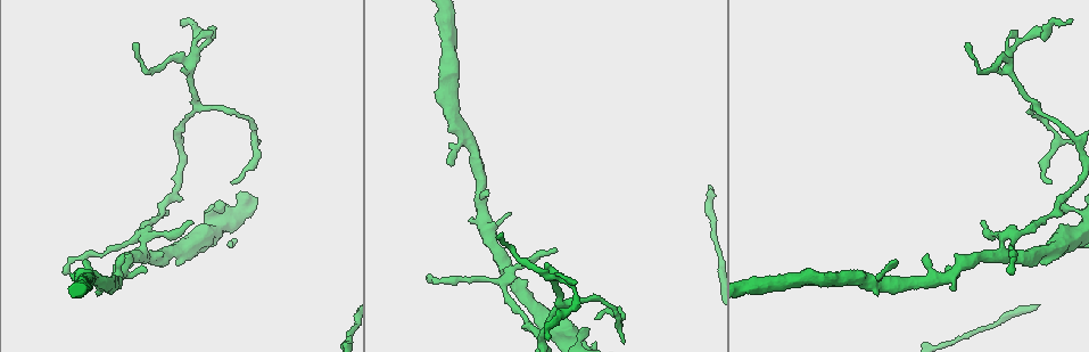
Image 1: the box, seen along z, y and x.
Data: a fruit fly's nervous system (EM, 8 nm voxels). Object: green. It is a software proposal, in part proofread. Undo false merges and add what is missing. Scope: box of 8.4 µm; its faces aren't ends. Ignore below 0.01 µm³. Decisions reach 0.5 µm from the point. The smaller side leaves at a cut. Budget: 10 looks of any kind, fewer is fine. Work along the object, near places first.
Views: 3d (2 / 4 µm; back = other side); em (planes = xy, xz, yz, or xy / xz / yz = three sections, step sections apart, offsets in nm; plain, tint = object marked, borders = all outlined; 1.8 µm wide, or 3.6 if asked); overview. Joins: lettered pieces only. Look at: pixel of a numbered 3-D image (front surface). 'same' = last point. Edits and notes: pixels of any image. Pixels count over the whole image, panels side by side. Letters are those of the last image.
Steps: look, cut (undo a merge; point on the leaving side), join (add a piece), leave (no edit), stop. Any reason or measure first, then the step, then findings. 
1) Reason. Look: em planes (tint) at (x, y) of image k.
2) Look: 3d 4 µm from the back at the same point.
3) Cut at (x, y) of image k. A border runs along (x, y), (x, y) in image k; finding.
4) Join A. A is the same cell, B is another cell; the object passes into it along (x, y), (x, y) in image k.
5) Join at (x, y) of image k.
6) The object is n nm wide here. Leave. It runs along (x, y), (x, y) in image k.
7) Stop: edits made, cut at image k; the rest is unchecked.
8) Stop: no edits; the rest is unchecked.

Branch stops here. Look: 3d 4 µm from the back at (508, 214) of image 1.

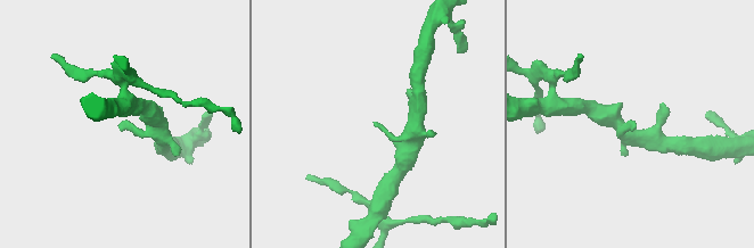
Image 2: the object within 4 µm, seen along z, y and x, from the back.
Need the tissue. Look: em planes (borders) at (119, 126) of image 2.

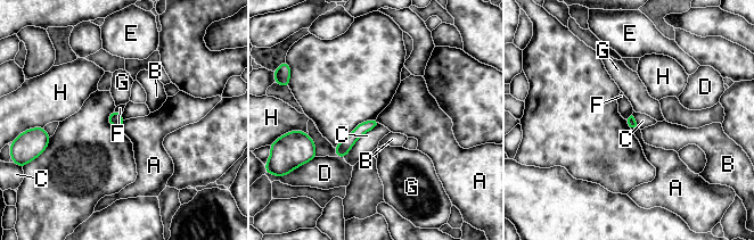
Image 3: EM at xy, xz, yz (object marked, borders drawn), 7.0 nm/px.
Leave. A, B, C, D, E, F, G and H are other cells; a border runs along (124, 121), (120, 127) in image 3; none of them fits.

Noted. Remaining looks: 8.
Free end. Look: 3d 2 µm at (191, 220) of image 1.

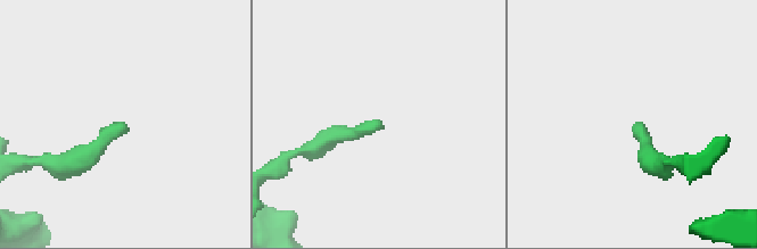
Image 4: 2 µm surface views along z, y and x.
Look: em planes (borders) at (635, 124) of image 4.

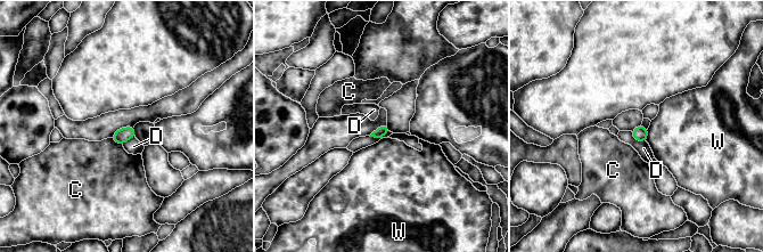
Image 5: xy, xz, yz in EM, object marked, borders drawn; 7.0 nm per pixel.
Leave. C, D and W are other cells; a border runs along (630, 131), (637, 140), (646, 143) in image 5; none of them fits.

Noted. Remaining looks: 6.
Free end. Look: 3d 2 µm at (1073, 20) of image 1.

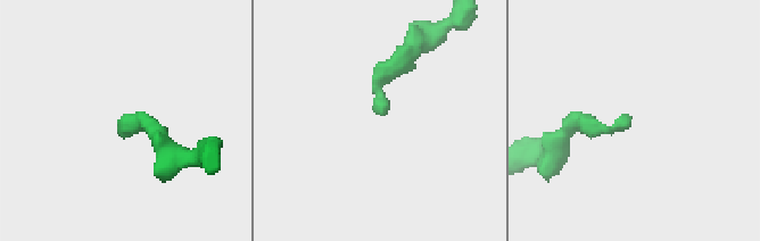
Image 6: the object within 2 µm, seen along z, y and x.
Now the EM. Look: em planes (tint) at (383, 113) of image 6.

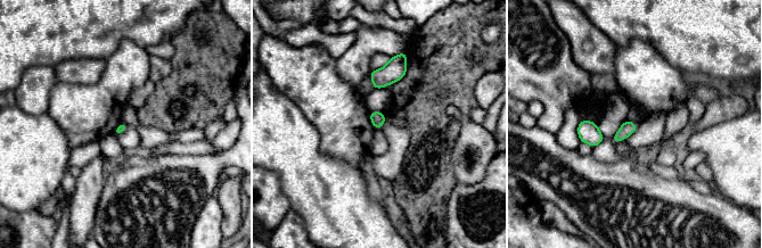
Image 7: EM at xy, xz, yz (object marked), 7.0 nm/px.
Look: em planes (borders) at the same point.

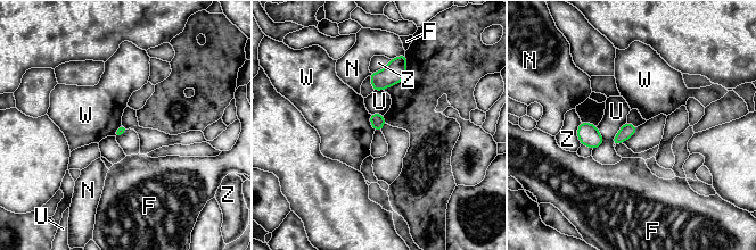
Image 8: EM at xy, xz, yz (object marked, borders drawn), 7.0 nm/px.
The longest contact is with U, 180 nm. Leave. F, N, U, W and Z are other cells; a border runs along (369, 114), (369, 123), (375, 130) in image 8; none of them fits.

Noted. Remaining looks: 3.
Tapers out. Look: 3d 4 µm at (1011, 273) of image 1.

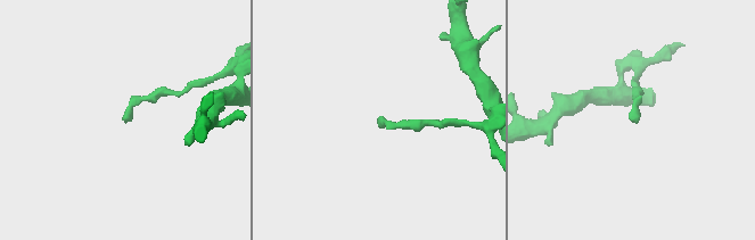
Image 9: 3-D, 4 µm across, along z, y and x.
Look: em planes (plain) at (123, 119) of image 9.

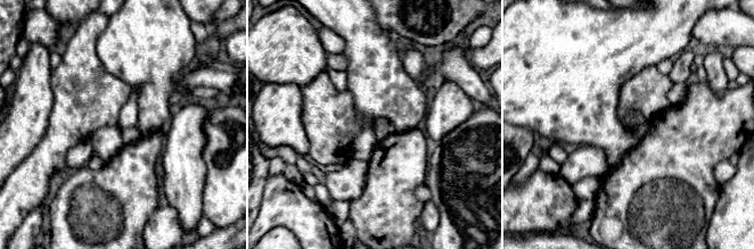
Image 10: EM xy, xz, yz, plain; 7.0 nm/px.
See the neighbours. Look: em planes (borders) at the same point.

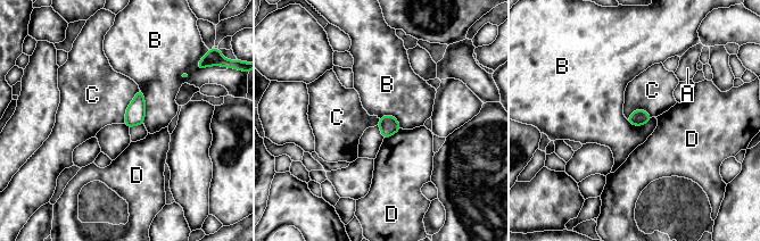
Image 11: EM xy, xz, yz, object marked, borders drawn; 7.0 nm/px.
Leave. A, B, C and D are other cells; no lettered piece goes on from it.

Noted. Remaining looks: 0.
Stop: no edits; the rest is unchecked.

